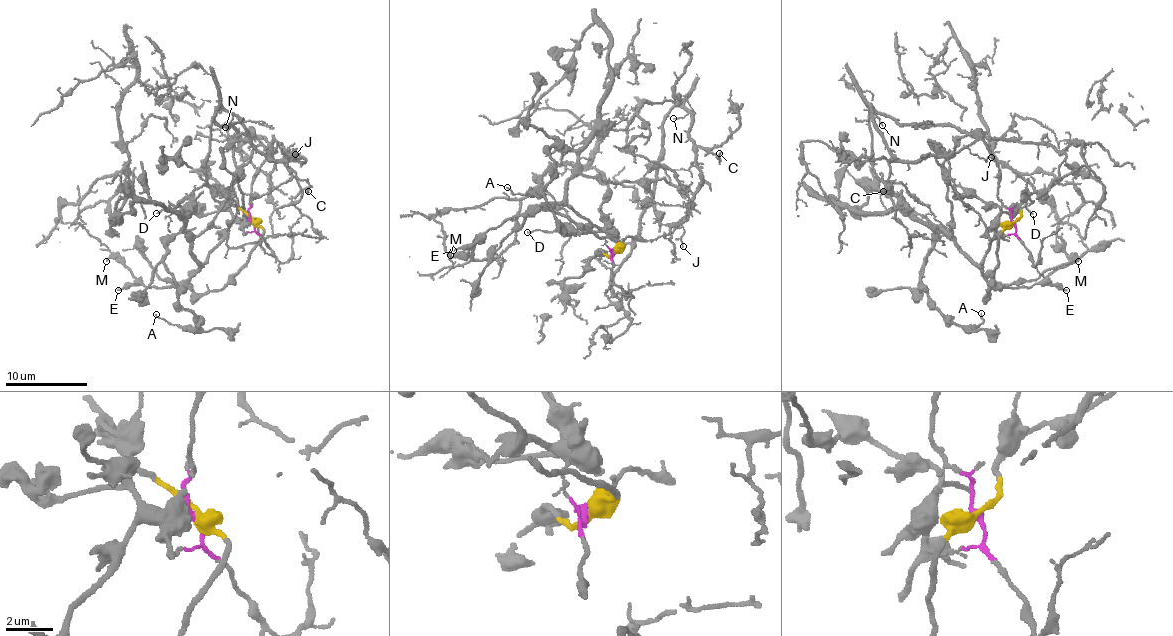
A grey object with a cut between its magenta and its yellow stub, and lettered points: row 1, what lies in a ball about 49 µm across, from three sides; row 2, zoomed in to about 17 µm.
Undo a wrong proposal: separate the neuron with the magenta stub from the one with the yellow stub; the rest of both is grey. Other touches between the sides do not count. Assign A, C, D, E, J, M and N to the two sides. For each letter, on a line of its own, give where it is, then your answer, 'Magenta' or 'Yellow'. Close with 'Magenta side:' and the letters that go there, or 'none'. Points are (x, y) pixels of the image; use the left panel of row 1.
A: Place: (156, 314). Yellow
C: Place: (308, 191). Magenta
D: Place: (156, 213). Yellow
E: Place: (118, 290). Yellow
J: Place: (295, 154). Magenta
M: Place: (106, 261). Yellow
N: Place: (225, 127). Magenta
Magenta side: C, J, N

